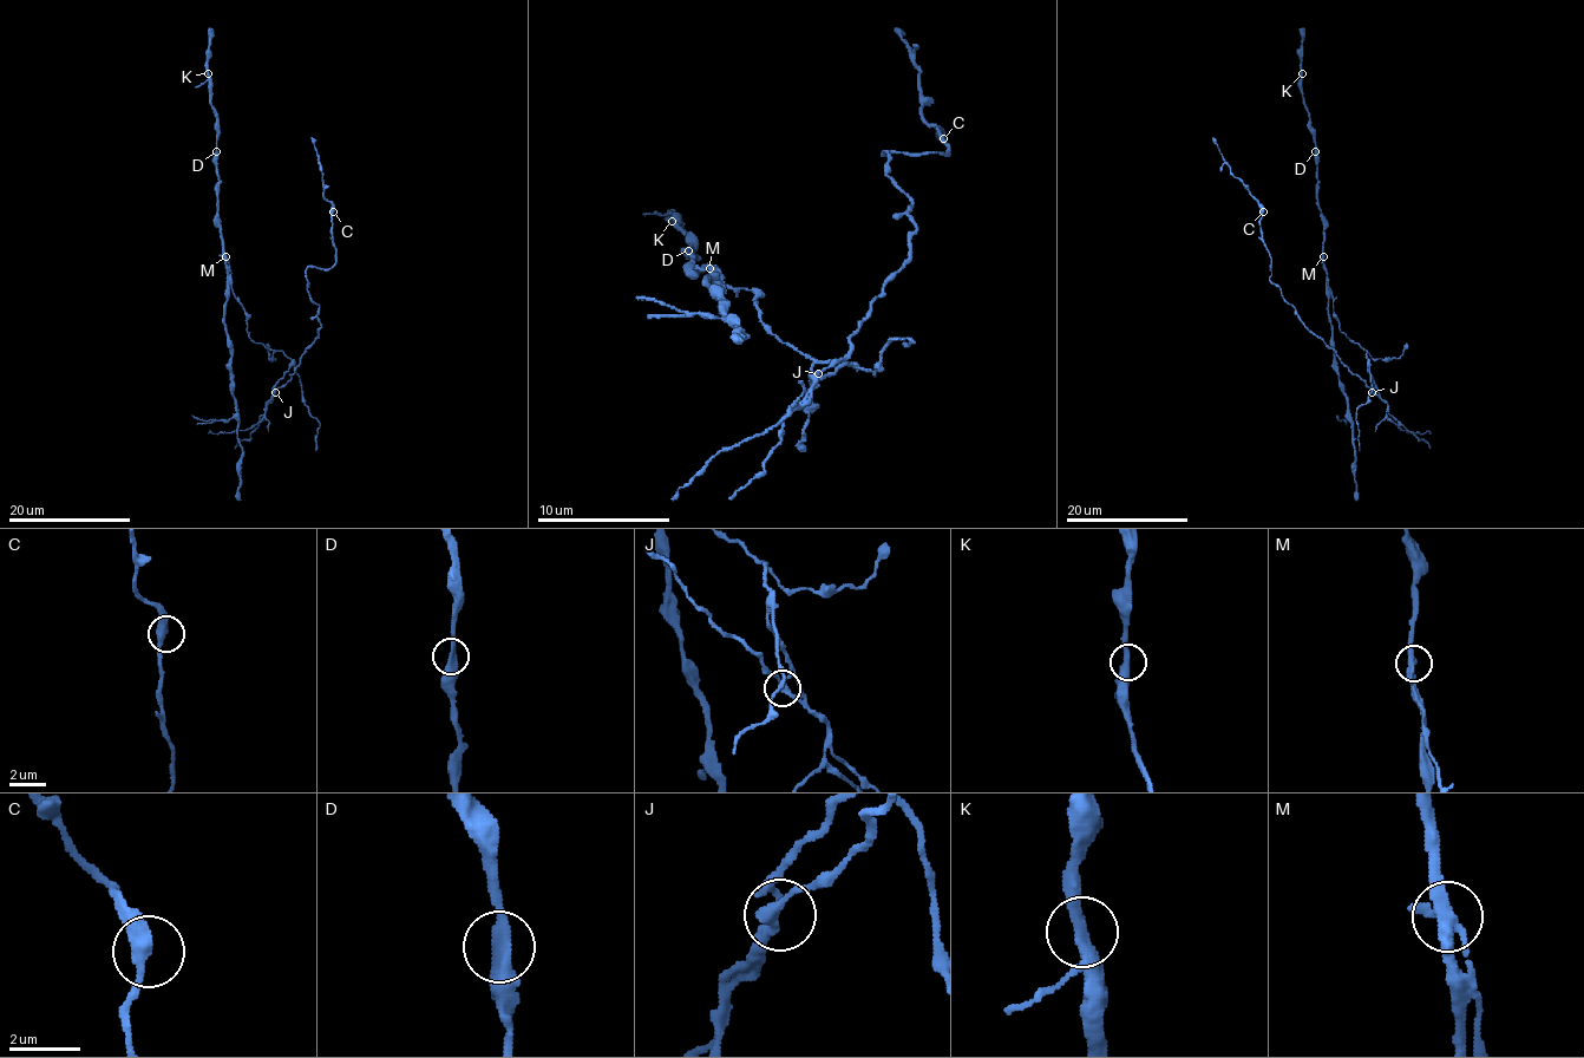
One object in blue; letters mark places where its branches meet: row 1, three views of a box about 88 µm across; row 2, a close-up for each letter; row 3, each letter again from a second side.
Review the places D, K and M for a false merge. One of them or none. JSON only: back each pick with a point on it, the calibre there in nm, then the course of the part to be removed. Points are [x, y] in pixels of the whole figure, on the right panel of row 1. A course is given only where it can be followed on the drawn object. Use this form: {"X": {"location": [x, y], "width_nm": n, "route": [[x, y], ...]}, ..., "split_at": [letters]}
{"M": {"location": [1323, 256], "width_nm": 380, "route": [[1323, 258], [1340, 331], [1366, 351], [1372, 390], [1310, 332], [1269, 280], [1262, 207], [1232, 175], [1212, 138]]}, "split_at": ["M"]}

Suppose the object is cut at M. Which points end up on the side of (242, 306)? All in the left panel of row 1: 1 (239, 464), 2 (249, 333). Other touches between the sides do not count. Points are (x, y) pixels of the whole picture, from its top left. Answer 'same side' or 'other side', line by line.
1: other side
2: same side

